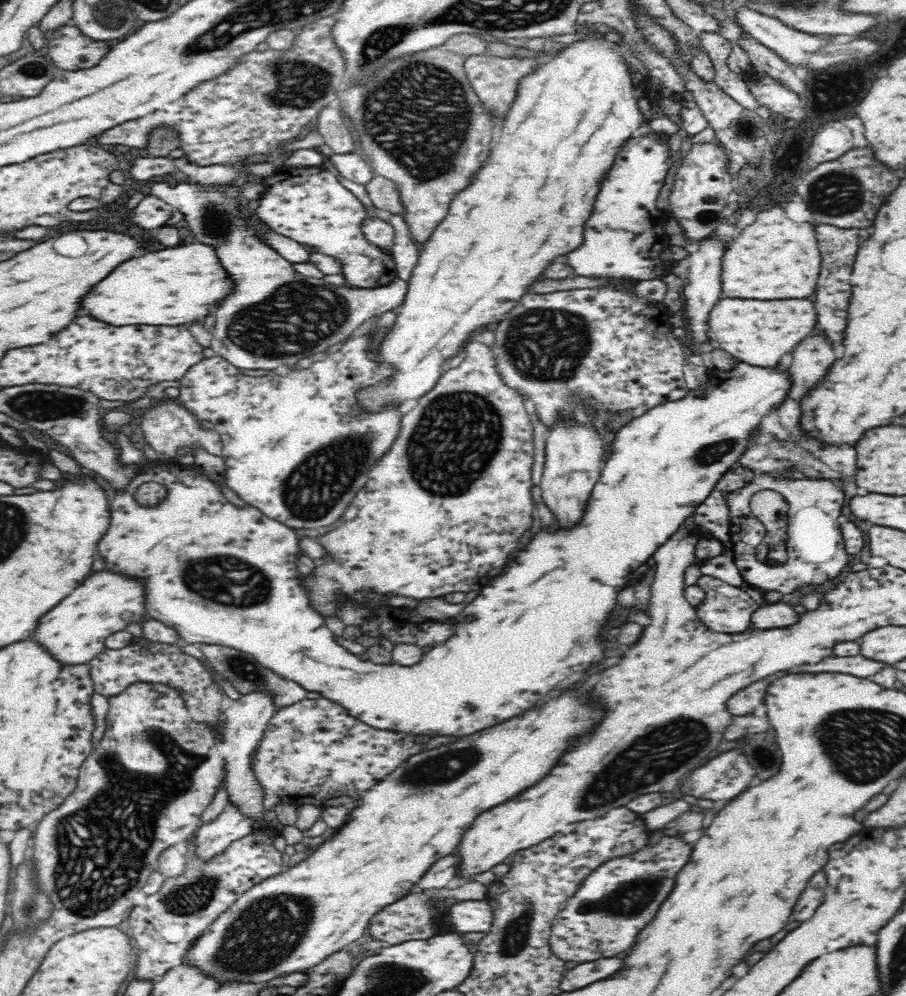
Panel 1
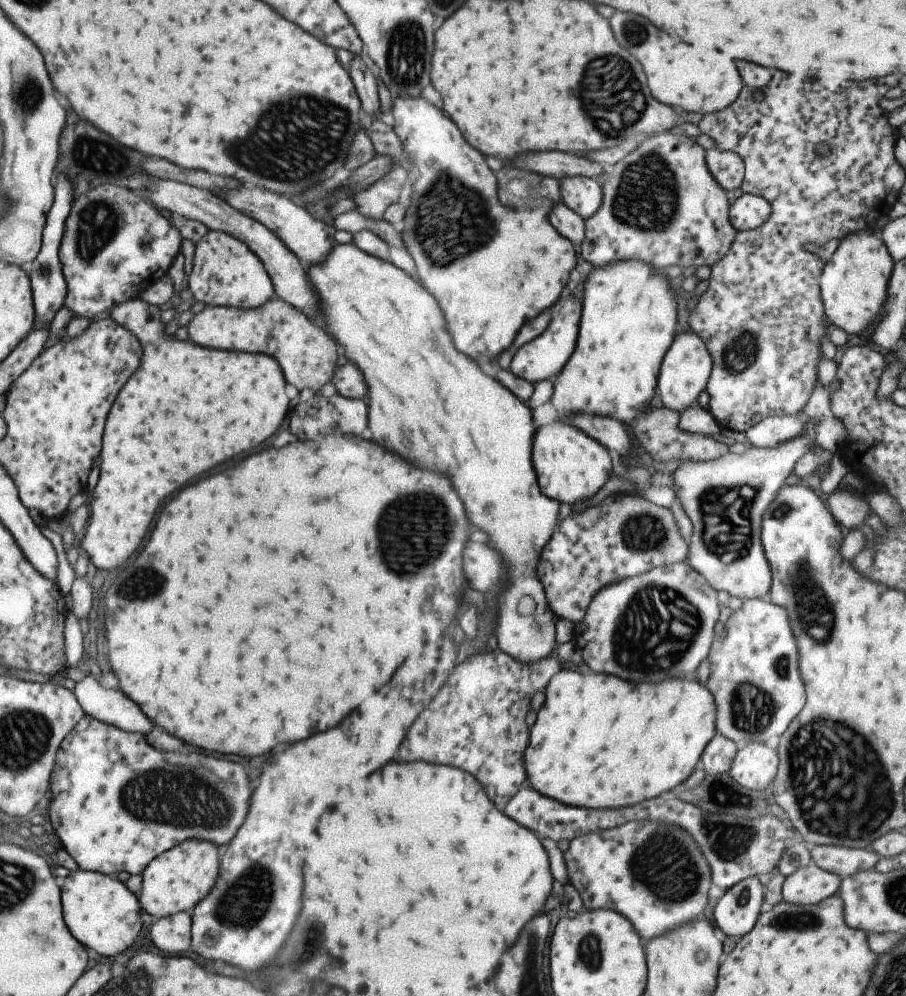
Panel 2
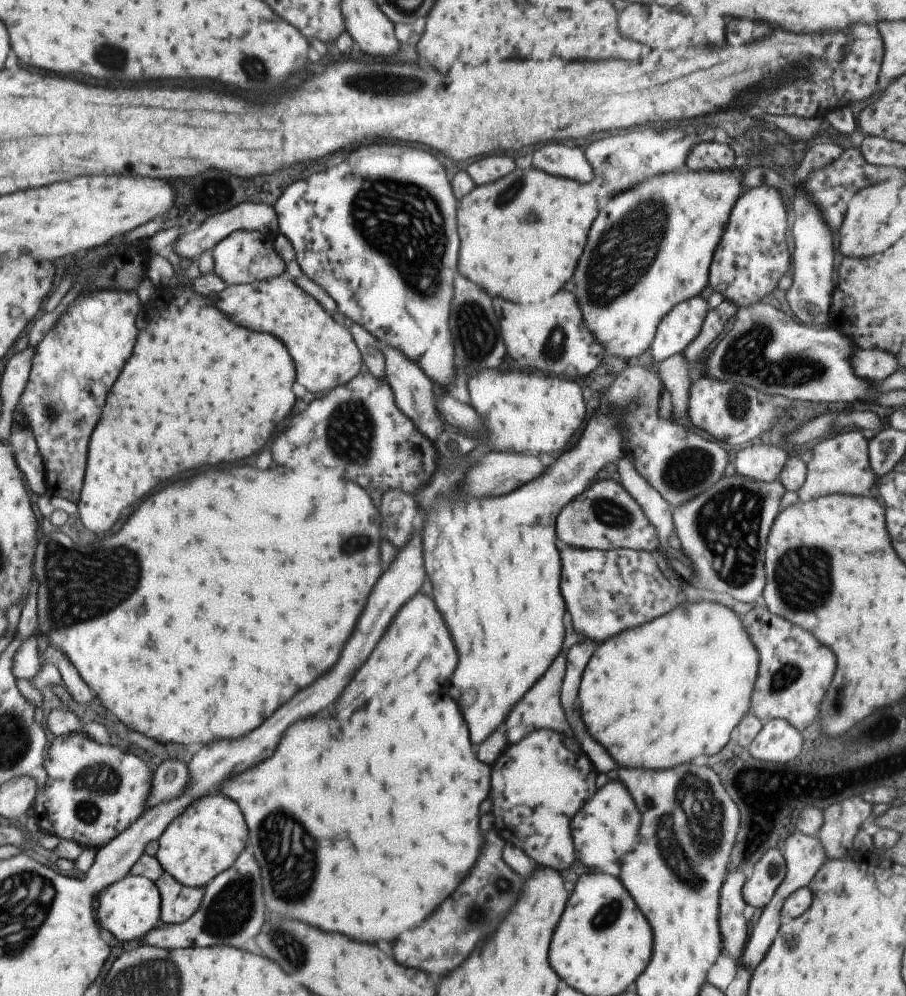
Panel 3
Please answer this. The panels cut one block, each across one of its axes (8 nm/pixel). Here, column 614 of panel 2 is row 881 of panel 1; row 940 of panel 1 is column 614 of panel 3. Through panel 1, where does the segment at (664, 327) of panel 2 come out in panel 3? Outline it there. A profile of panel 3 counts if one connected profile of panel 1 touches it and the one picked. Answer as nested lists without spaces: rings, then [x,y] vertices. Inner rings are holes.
[[[681,168],[673,174],[657,174],[645,182],[639,182],[631,190],[615,194],[597,214],[591,224],[581,258],[573,272],[575,298],[581,304],[583,324],[593,334],[605,352],[631,358],[647,350],[655,338],[655,328],[661,318],[667,316],[677,304],[697,298],[709,284],[707,270],[713,250],[723,234],[725,222],[737,196],[741,194],[743,174],[737,170],[713,170],[713,172],[689,172]]]

